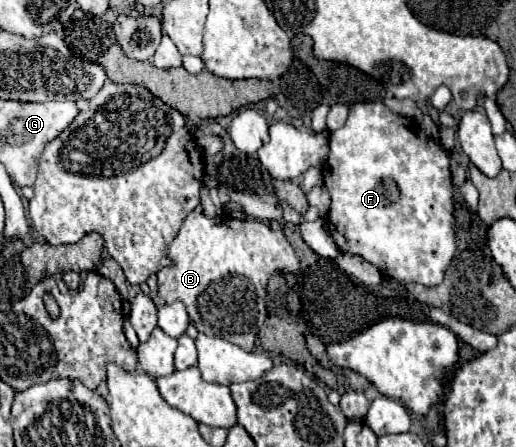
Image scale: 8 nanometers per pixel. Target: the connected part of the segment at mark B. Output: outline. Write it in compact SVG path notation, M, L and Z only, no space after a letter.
M199 208L193 210L177 238L169 244L167 256L171 258L171 266L163 268L157 272L157 296L165 302L171 304L175 300L183 302L187 306L191 324L199 332L207 332L225 340L231 340L233 344L239 344L243 350L251 352L257 340L257 332L265 322L267 310L265 310L265 288L267 280L273 272L297 272L299 270L299 258L295 256L291 244L287 242L285 234L281 230L269 228L269 224L259 222L255 218L247 220L233 220L229 216L217 216L217 218L207 218Z

